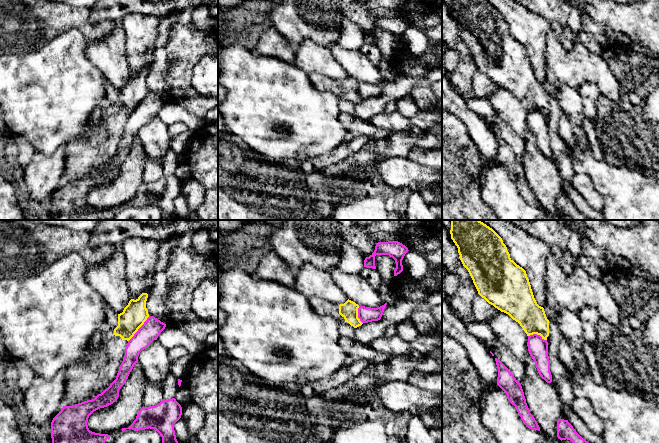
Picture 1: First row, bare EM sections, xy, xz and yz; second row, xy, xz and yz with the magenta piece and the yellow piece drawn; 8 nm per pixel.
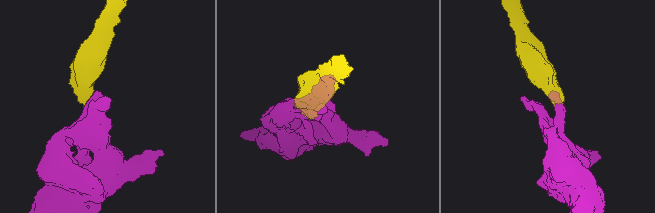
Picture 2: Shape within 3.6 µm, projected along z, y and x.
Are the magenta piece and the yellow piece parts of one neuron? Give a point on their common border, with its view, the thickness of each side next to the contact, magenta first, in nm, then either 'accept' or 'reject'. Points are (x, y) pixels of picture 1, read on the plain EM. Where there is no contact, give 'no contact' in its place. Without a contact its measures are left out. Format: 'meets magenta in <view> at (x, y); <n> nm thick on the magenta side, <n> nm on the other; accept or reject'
meets magenta in xy at (139, 104); 160 nm thick on the magenta side, 200 nm on the other; reject

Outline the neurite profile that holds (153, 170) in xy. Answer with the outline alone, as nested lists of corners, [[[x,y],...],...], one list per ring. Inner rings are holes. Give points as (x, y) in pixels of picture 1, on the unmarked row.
[[[147,156],[144,162],[143,182],[150,183],[163,176],[163,163]]]

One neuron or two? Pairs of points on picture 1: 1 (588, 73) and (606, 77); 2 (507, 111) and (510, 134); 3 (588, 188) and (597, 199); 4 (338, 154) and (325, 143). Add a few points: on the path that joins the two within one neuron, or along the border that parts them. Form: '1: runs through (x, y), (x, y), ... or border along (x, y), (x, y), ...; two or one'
1: runs through (592, 73), (599, 73), (602, 76); one
2: border along (504, 120), (523, 140); two
3: runs through (589, 191), (594, 196); one
4: border along (344, 140), (332, 149), (310, 158); two

